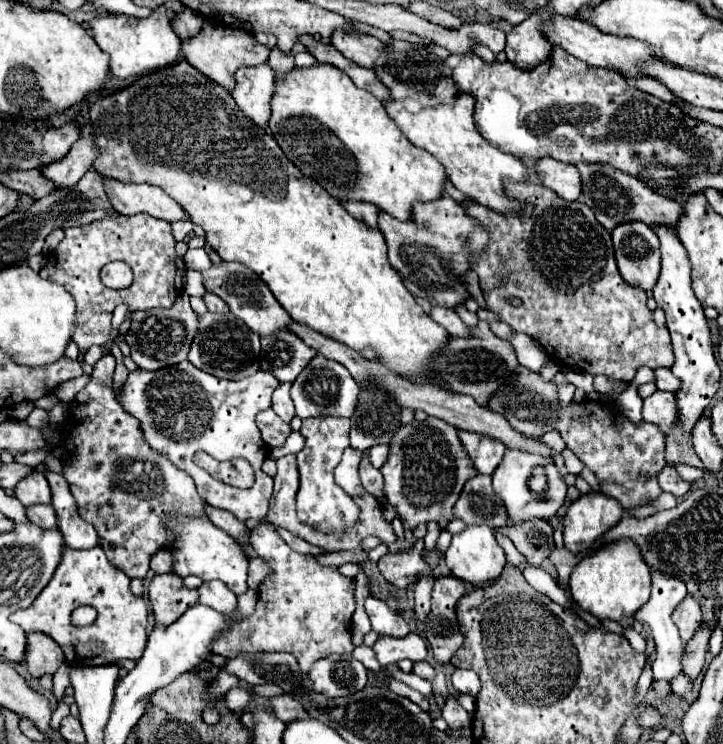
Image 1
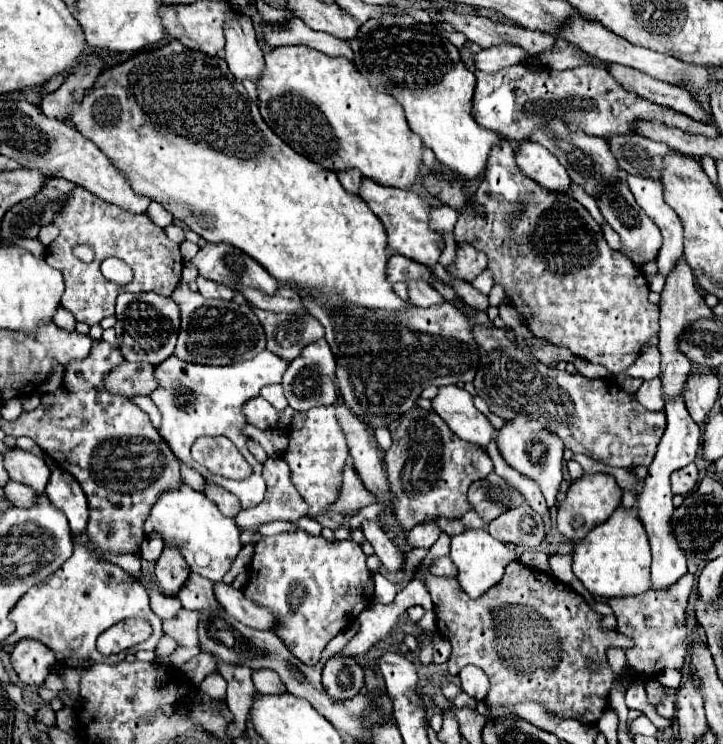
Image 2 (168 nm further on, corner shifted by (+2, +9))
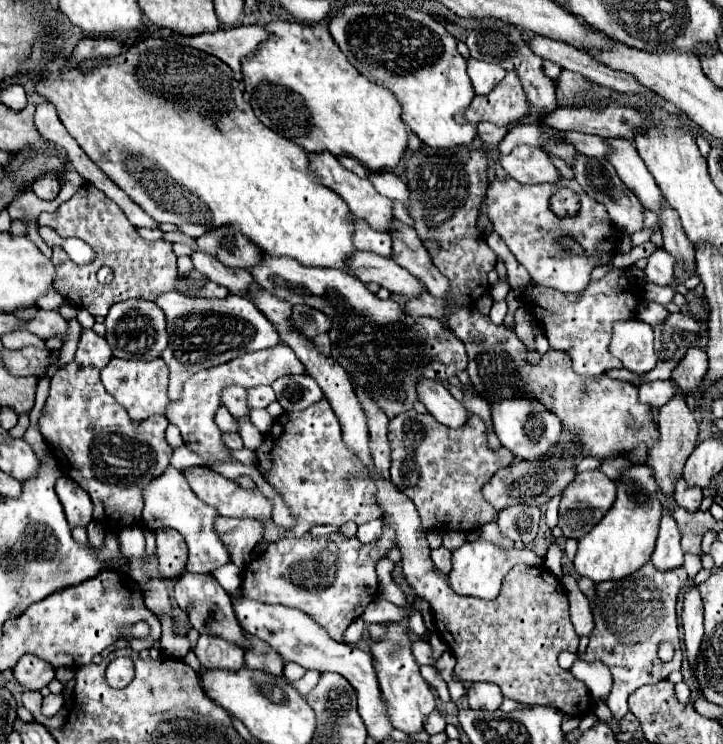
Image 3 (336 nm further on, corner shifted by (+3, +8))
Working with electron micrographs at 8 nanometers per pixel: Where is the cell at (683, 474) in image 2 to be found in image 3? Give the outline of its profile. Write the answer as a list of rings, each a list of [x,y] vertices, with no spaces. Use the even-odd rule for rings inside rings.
[[[680,479],[676,483],[676,503],[680,507],[684,507],[686,511],[698,511],[700,509],[700,503],[702,503],[702,489],[698,487],[688,487],[684,479]]]

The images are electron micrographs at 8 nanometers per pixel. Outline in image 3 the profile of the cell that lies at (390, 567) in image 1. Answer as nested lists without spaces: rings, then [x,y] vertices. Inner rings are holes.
[[[374,519],[374,521],[368,521],[368,523],[364,523],[364,525],[360,525],[358,527],[358,539],[362,541],[362,543],[374,543],[378,537],[380,537],[380,533],[382,533],[382,519]]]

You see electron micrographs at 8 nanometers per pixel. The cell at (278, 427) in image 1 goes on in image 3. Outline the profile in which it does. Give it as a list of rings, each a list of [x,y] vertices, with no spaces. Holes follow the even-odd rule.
[[[226,387],[224,391],[220,391],[220,401],[222,401],[222,405],[226,405],[226,409],[232,415],[248,419],[250,407],[246,403],[246,389],[244,387]]]

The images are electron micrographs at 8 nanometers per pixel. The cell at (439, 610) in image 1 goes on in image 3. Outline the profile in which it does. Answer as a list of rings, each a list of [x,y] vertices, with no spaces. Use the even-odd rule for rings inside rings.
[[[440,547],[440,549],[432,551],[432,561],[434,561],[434,565],[436,565],[442,573],[446,573],[446,575],[450,573],[450,567],[452,567],[450,557],[452,557],[452,553],[450,553],[446,547]]]

